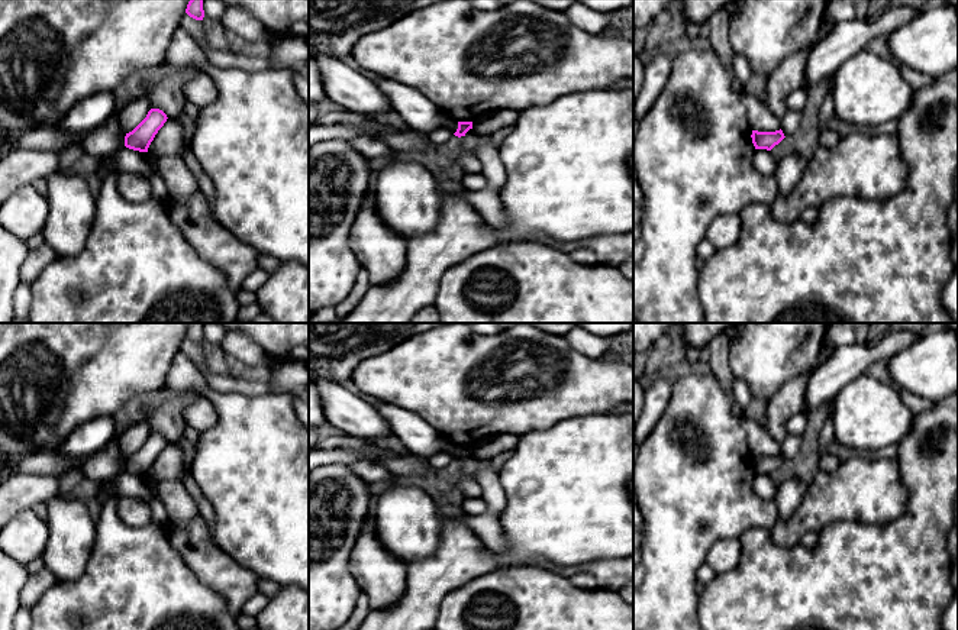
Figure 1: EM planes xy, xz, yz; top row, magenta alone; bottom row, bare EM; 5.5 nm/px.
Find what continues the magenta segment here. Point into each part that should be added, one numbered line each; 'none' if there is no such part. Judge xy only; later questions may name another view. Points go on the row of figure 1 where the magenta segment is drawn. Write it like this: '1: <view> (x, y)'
none

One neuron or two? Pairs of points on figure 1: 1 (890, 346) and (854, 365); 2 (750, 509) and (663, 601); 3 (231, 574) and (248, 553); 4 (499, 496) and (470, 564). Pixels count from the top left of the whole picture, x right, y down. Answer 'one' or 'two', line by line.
1: one
2: one
3: two
4: two

